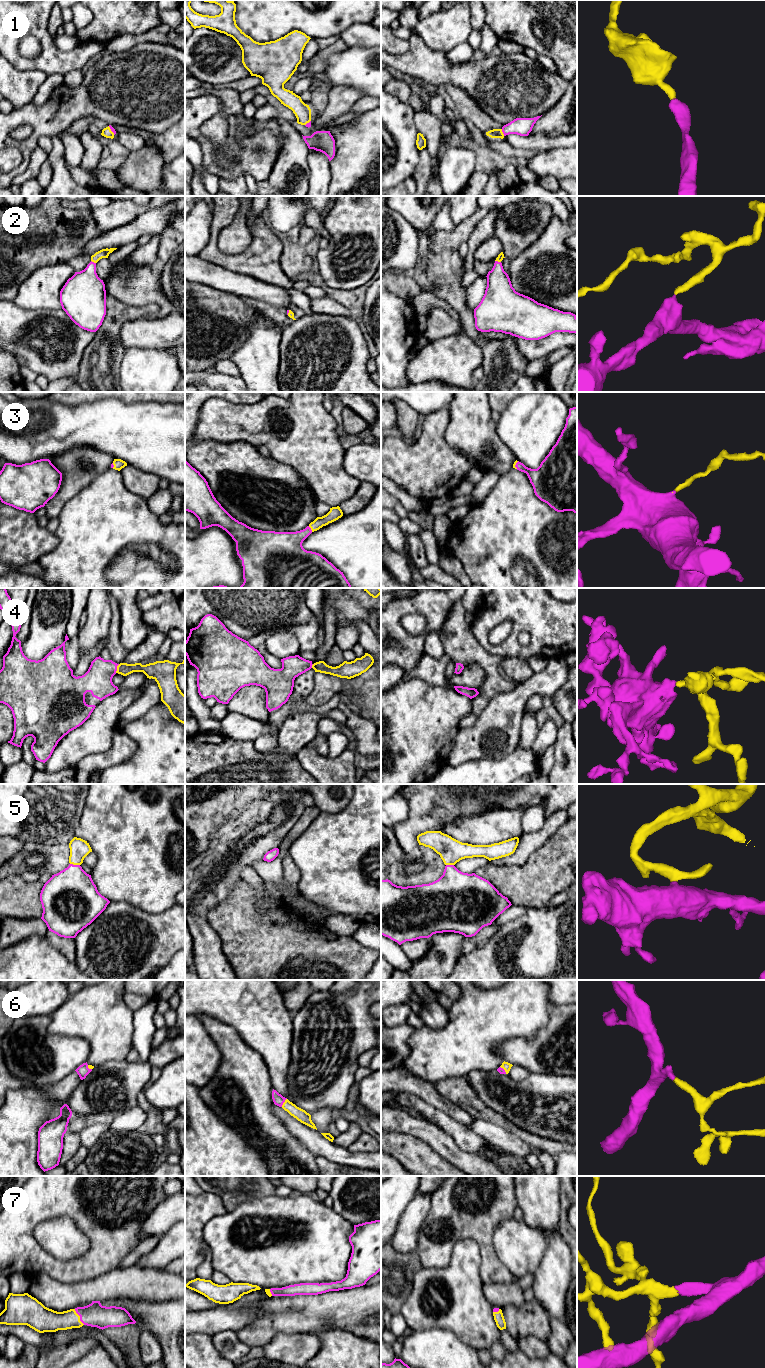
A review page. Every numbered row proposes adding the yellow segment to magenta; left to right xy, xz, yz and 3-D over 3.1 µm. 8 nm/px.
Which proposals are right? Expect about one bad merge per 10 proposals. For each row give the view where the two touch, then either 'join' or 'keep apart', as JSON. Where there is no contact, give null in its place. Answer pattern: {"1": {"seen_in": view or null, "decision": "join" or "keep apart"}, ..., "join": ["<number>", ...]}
{"1": {"seen_in": "yz", "decision": "join"}, "2": {"seen_in": "xy", "decision": "join"}, "3": {"seen_in": "xz", "decision": "join"}, "4": {"seen_in": "xy", "decision": "join"}, "5": {"seen_in": "xy", "decision": "join"}, "6": {"seen_in": "xz", "decision": "join"}, "7": {"seen_in": "xy", "decision": "join"}, "join": ["1", "2", "3", "4", "5", "6", "7"]}

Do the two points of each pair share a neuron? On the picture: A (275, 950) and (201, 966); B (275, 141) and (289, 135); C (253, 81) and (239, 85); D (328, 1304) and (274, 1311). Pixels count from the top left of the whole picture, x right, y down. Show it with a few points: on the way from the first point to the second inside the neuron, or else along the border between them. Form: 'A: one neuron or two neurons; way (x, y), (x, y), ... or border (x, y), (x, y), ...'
A: two neurons; border (219, 938), (221, 950), (234, 969)
B: two neurons; border (280, 135), (281, 149), (275, 161)
C: one neuron; way (250, 82), (242, 85)
D: one neuron; way (315, 1311), (287, 1311)

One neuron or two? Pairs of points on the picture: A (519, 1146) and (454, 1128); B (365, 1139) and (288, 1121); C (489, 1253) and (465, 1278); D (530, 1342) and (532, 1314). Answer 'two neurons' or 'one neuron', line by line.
A: two neurons
B: two neurons
C: two neurons
D: two neurons

